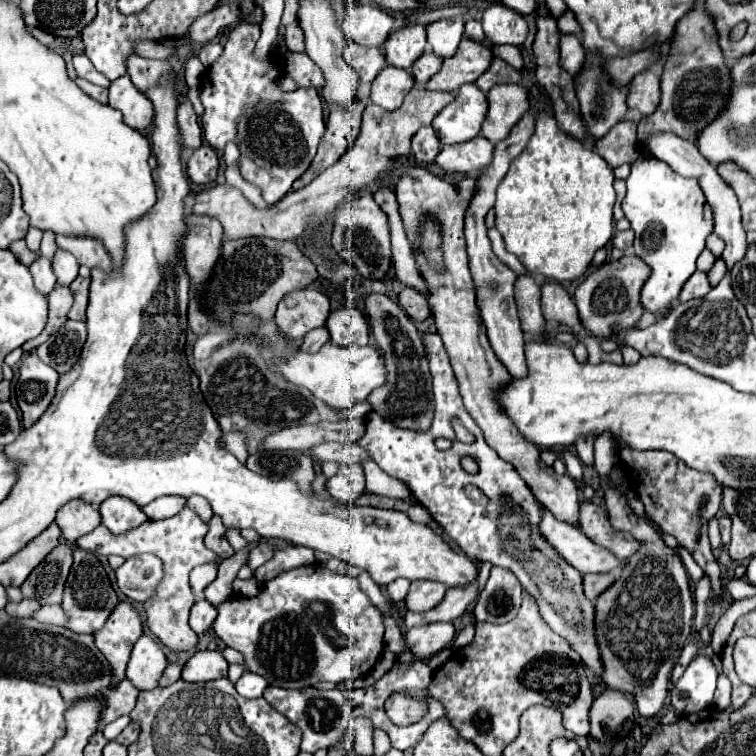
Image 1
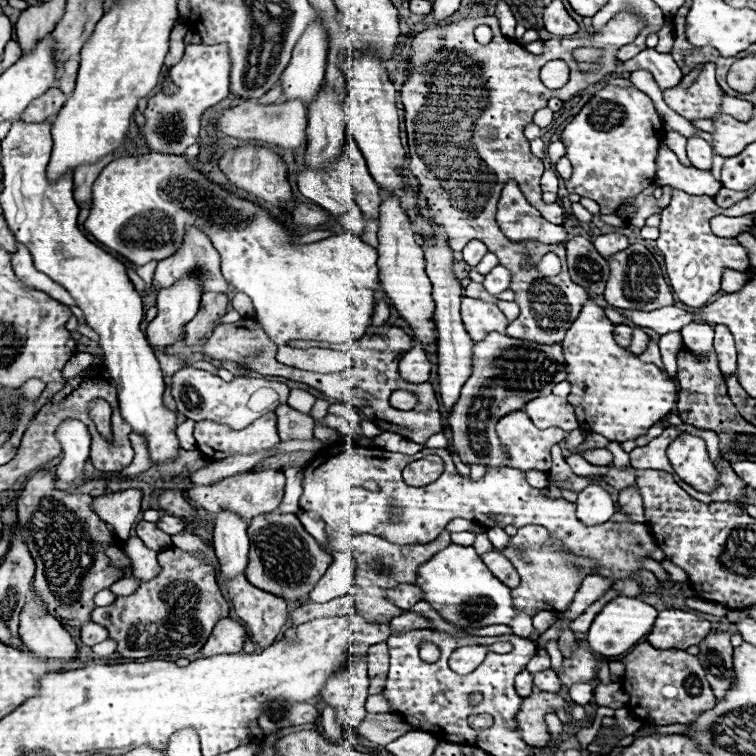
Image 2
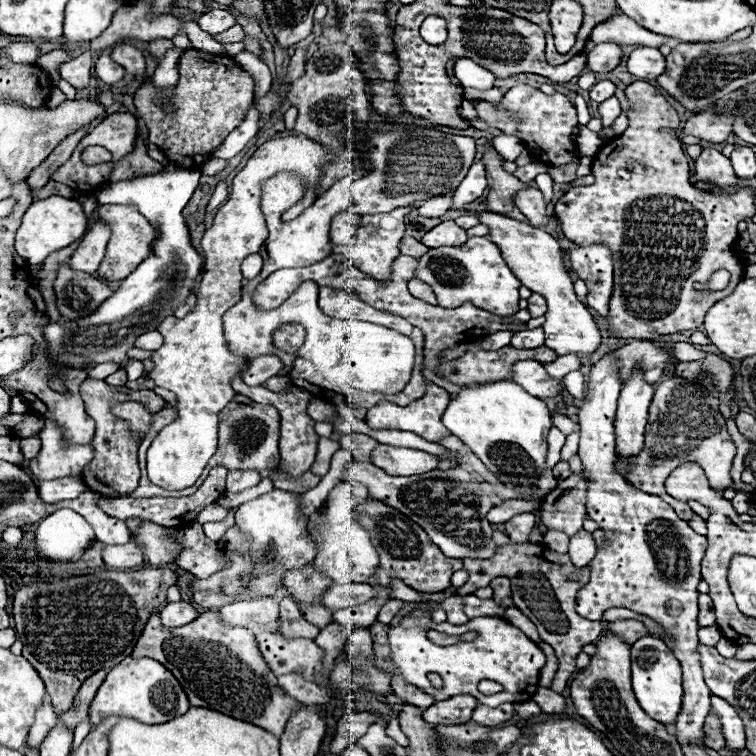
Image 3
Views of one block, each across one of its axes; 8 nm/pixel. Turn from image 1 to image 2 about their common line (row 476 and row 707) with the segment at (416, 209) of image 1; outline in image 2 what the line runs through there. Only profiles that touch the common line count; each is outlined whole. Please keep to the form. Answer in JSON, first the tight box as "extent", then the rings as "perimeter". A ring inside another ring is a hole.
{"extent":[516,692,570,748],"perimeter":[[[534,692],[528,698],[524,698],[516,720],[518,720],[518,728],[520,728],[526,744],[530,744],[534,748],[544,748],[550,742],[550,732],[544,722],[544,716],[556,714],[558,708],[562,708],[566,712],[570,708],[570,702],[566,698],[562,698],[560,694]]]}

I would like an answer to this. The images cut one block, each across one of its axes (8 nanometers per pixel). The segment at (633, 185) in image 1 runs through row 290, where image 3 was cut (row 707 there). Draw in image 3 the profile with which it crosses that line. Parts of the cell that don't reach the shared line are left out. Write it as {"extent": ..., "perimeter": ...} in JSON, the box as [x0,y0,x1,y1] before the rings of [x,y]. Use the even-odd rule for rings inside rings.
{"extent":[632,636,682,724],"perimeter":[[[644,636],[632,644],[632,688],[642,710],[654,720],[674,724],[682,704],[682,670],[672,650],[654,636]]]}

